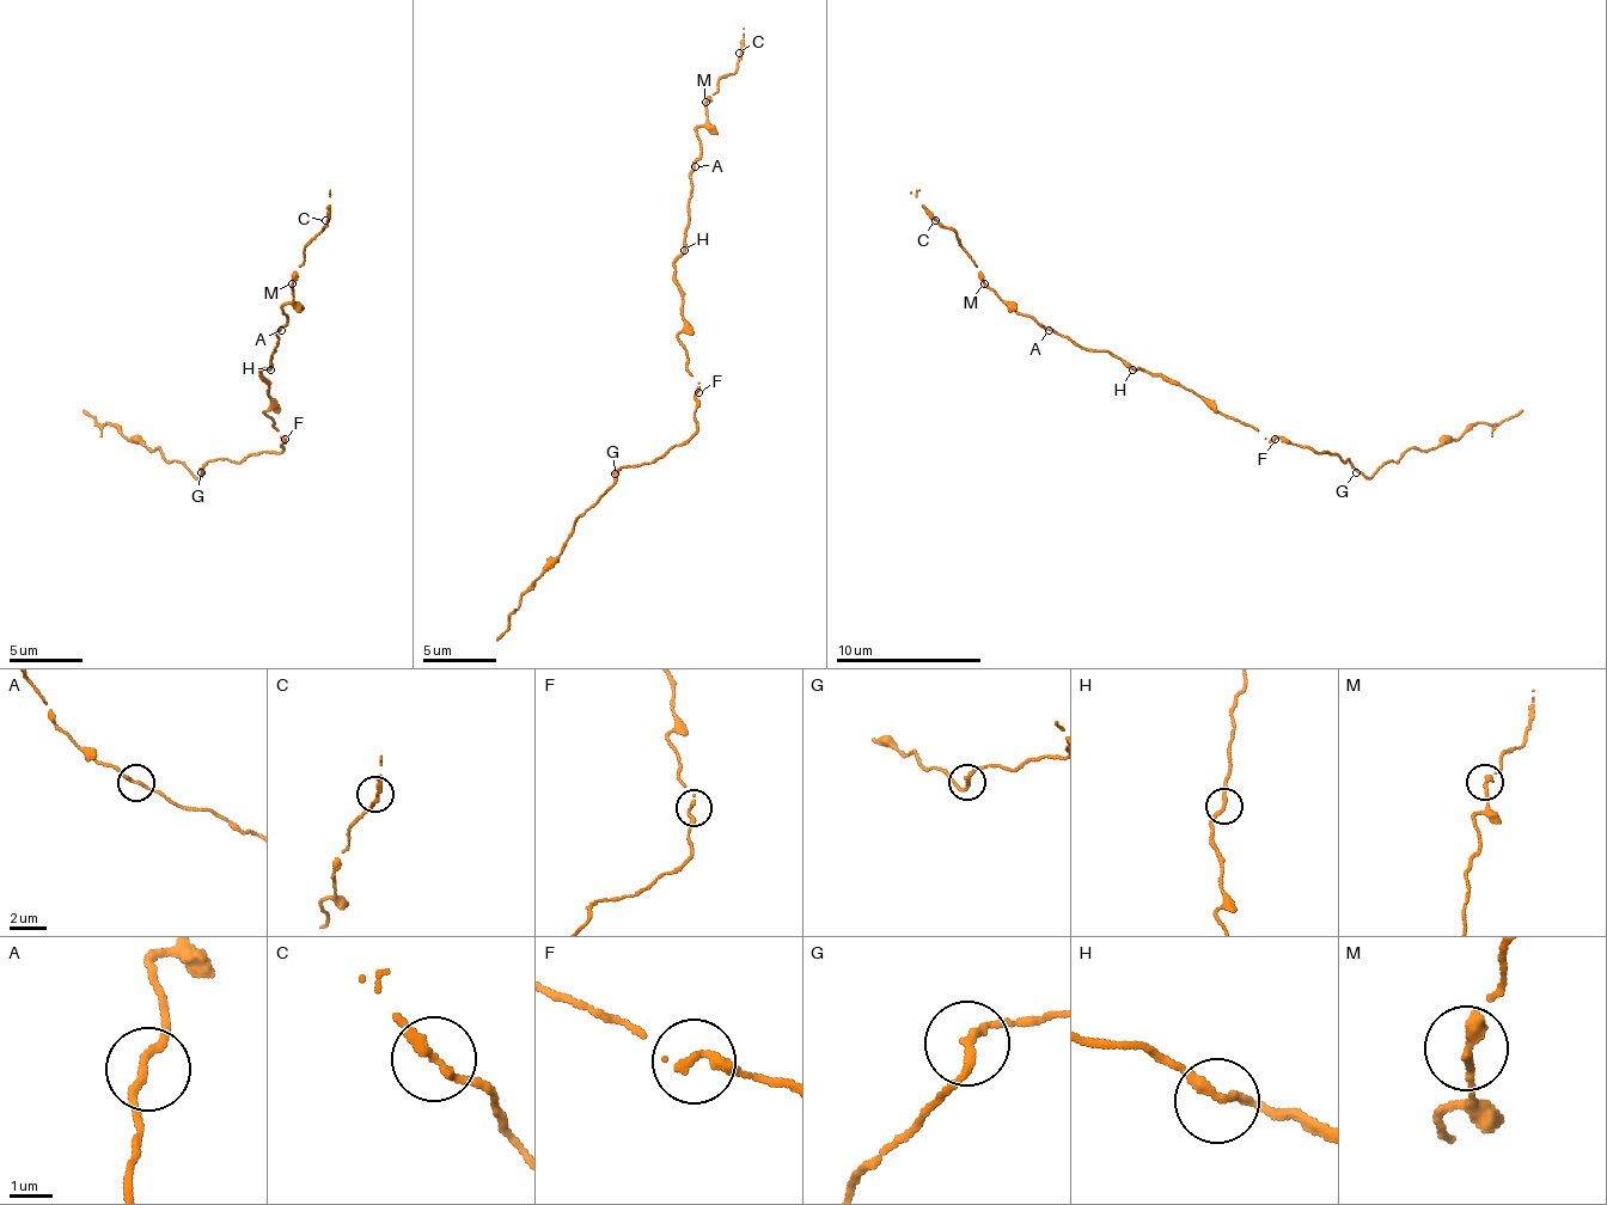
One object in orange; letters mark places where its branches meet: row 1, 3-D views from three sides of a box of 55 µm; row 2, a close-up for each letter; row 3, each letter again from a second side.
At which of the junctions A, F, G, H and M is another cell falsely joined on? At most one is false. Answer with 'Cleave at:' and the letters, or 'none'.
Cleave at: none

